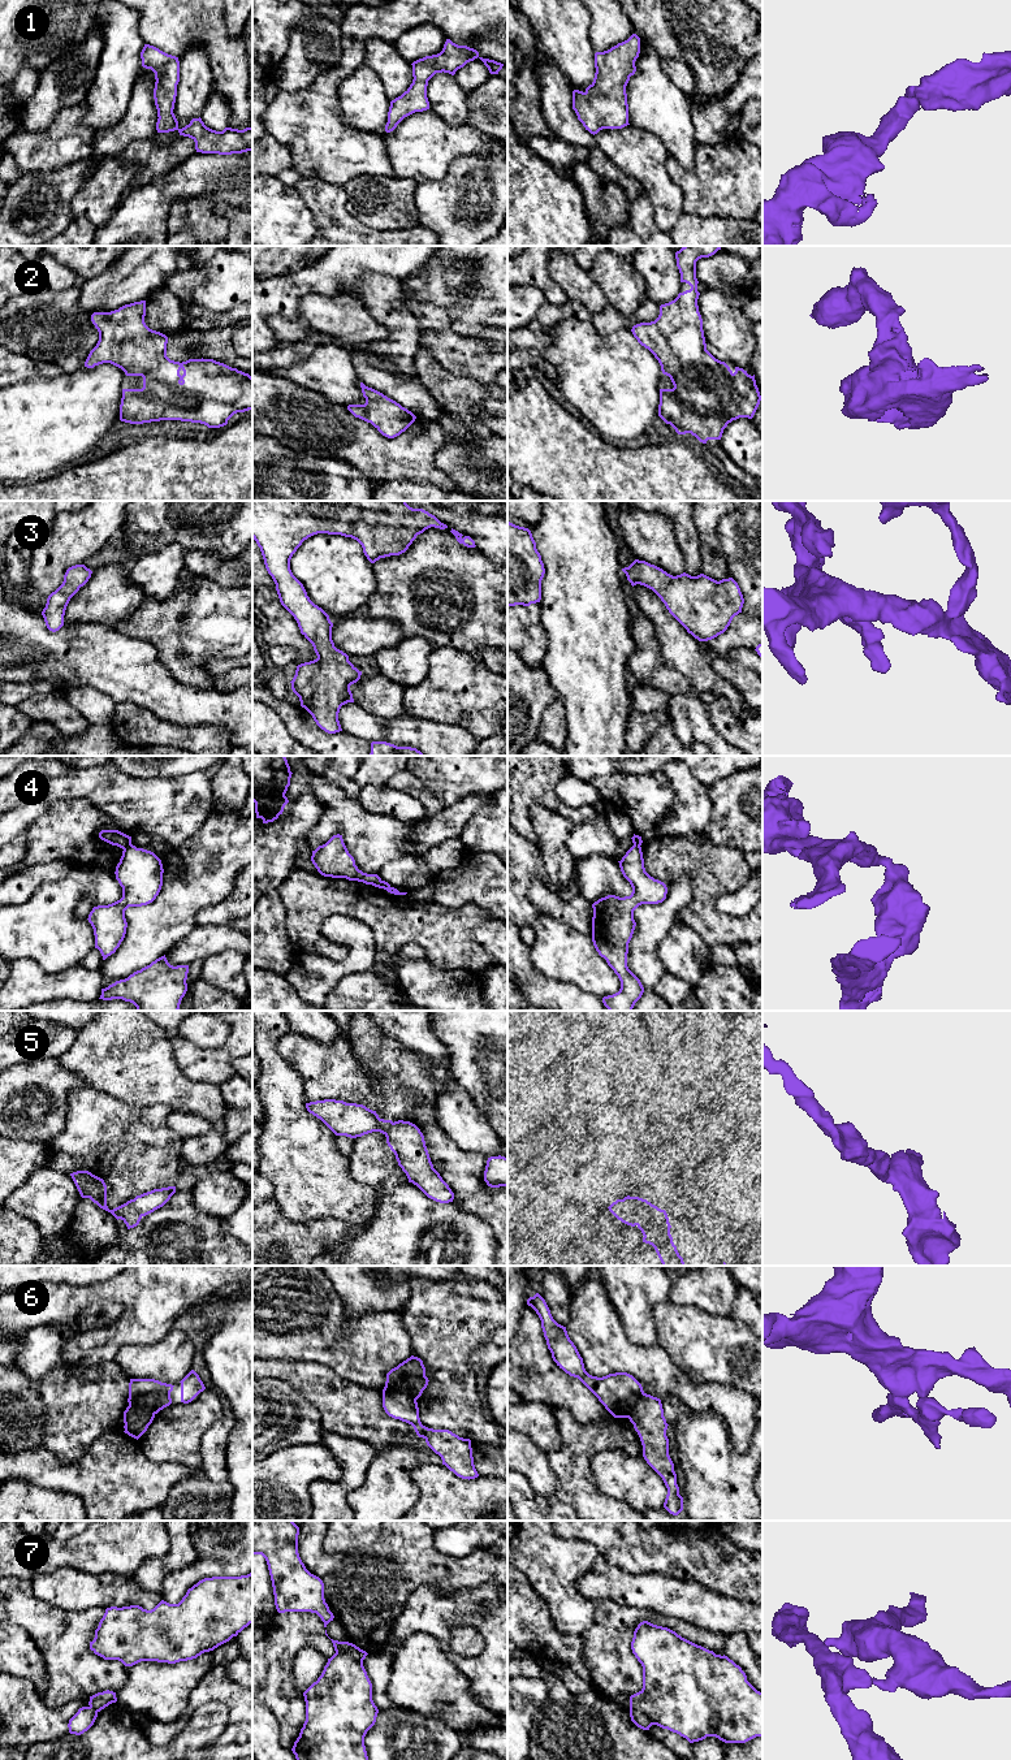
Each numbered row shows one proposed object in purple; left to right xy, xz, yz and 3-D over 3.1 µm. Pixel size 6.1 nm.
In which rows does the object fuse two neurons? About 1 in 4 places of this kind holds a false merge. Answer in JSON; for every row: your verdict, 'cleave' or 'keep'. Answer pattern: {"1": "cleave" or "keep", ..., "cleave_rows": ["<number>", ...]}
{"1": "keep", "2": "keep", "3": "keep", "4": "cleave", "5": "keep", "6": "cleave", "7": "cleave", "cleave_rows": ["4", "6", "7"]}

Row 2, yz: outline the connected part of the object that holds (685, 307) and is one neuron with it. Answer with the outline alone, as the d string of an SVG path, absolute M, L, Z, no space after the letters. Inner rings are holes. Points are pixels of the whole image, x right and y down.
M683 246L677 251L681 282L691 289L661 304L654 321L631 329L674 385L660 389L658 416L678 434L691 433L703 444L721 440L733 420L752 419L761 401L755 375L739 367L733 372L707 350L697 306L696 261L718 250L721 246Z

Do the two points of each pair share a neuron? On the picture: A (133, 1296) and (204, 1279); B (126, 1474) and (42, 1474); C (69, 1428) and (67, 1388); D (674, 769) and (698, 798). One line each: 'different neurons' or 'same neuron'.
A: same neuron
B: same neuron
C: same neuron
D: same neuron

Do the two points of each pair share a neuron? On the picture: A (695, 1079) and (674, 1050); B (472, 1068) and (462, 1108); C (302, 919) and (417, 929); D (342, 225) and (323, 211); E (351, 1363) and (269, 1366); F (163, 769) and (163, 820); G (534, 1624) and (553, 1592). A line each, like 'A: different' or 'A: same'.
A: same
B: different
C: same
D: same
E: different
F: different
G: different

